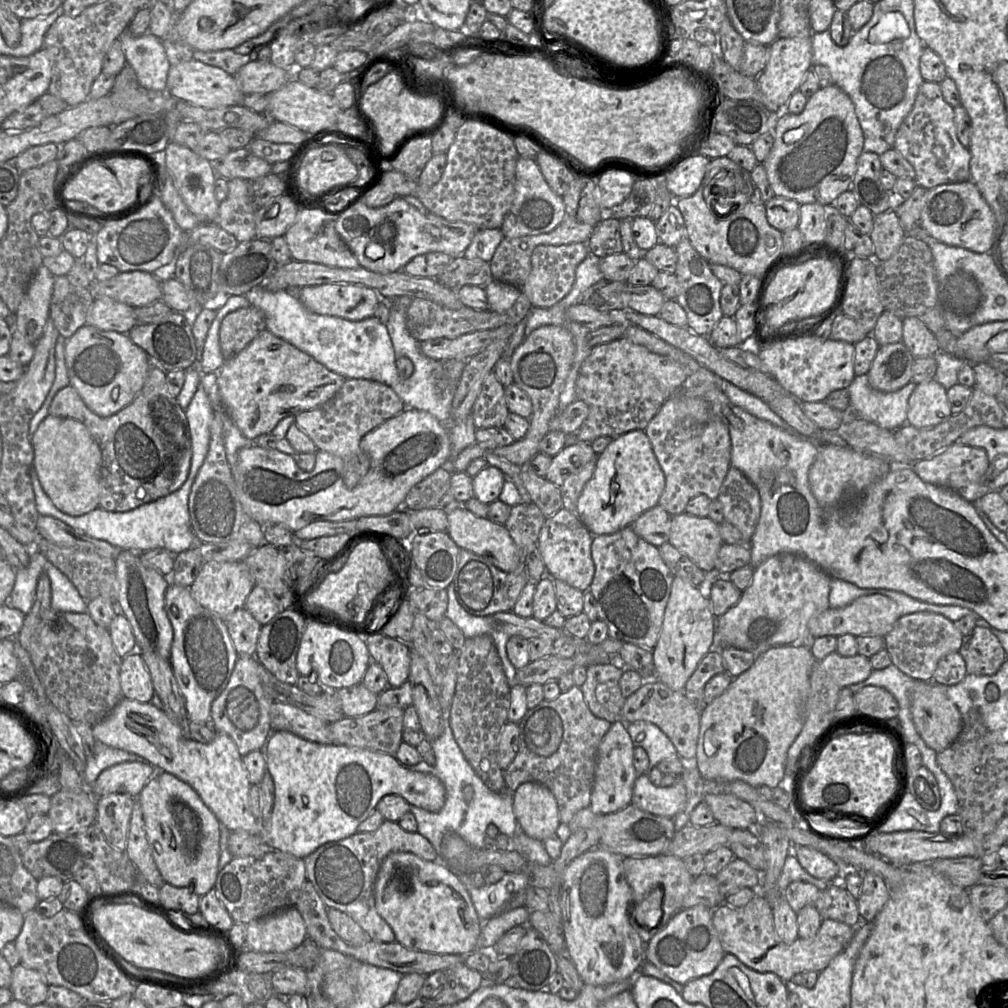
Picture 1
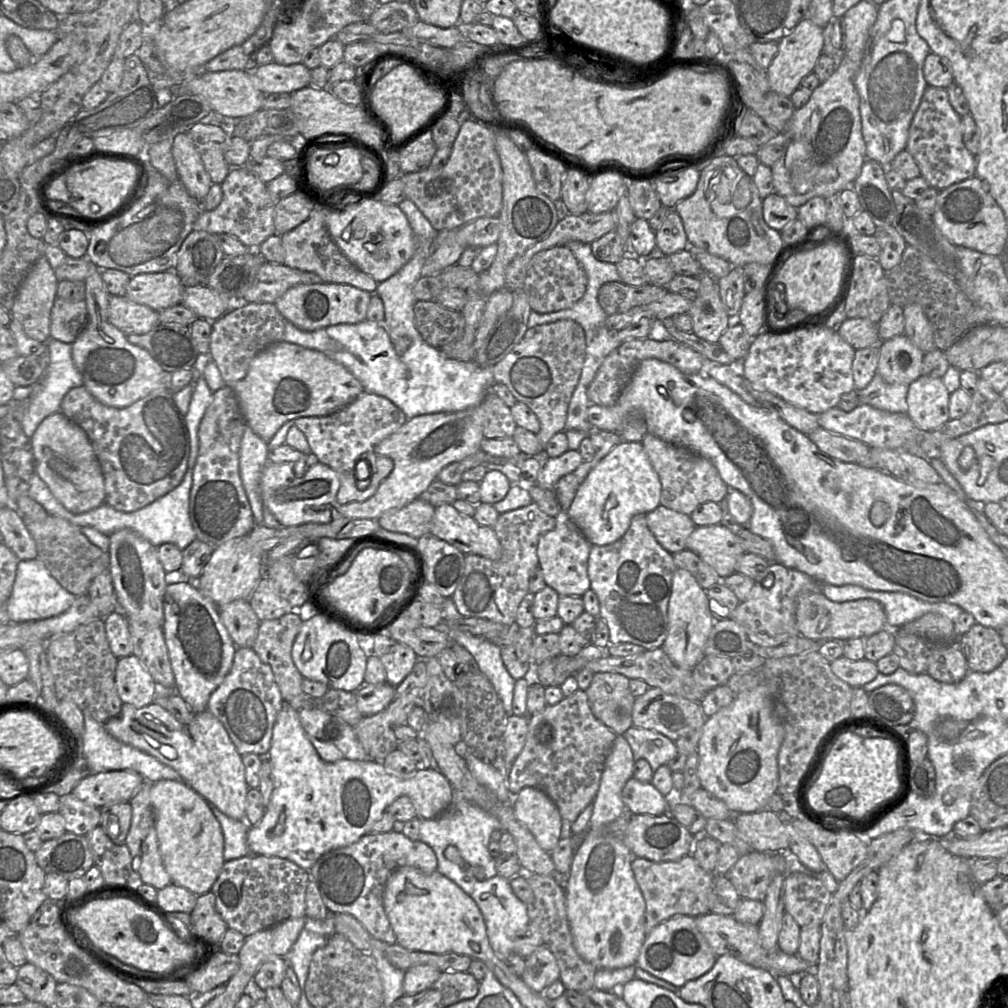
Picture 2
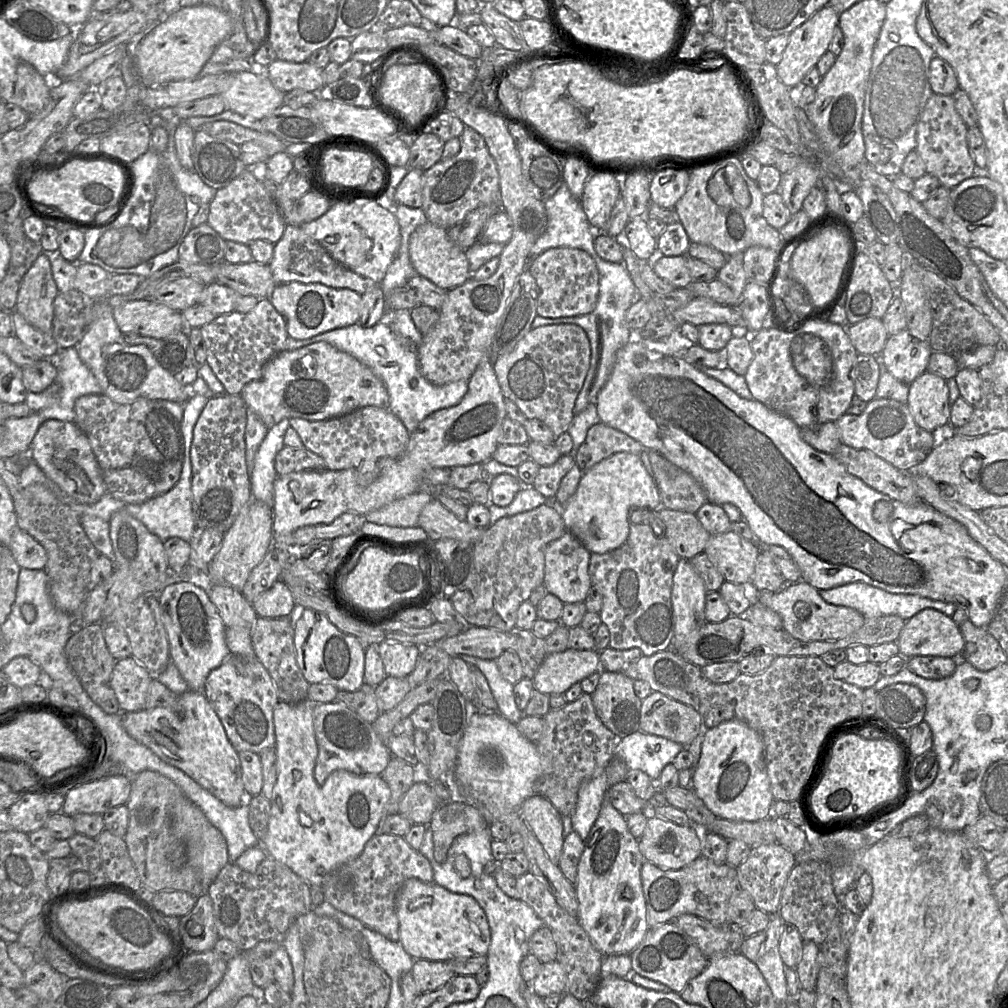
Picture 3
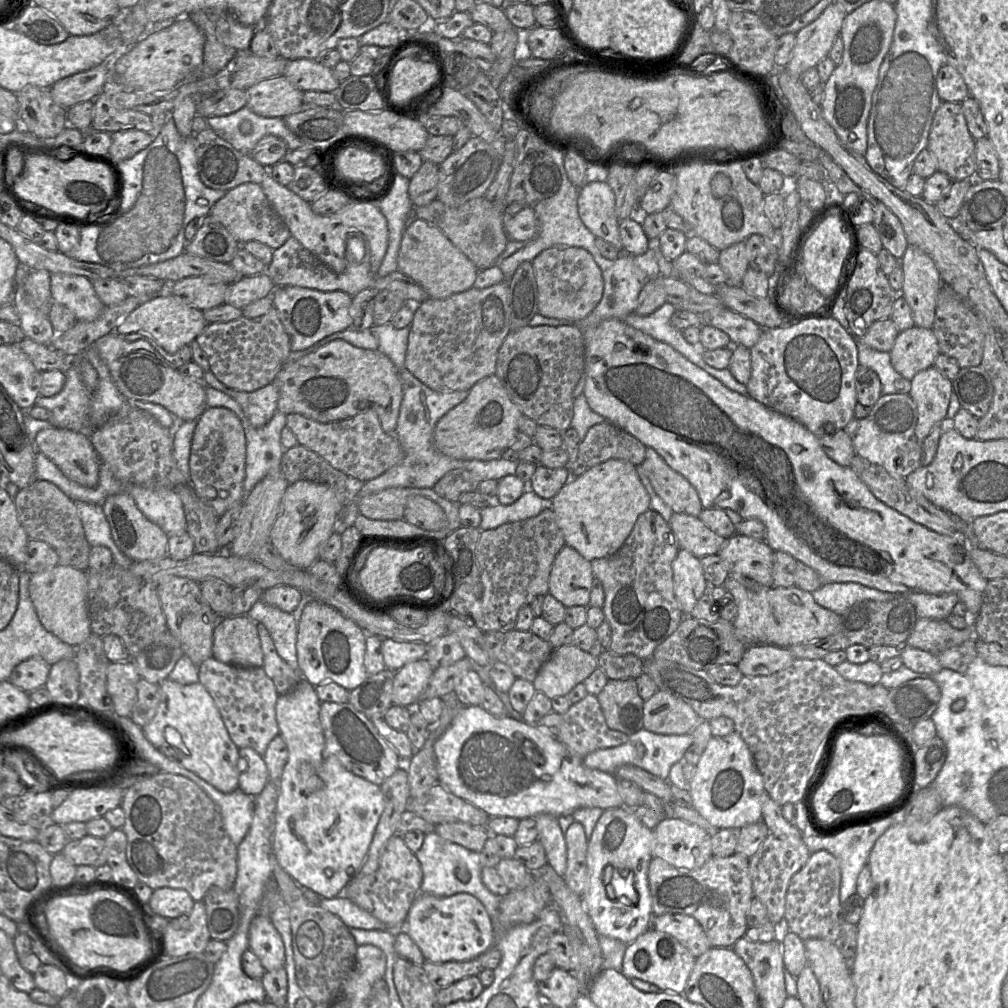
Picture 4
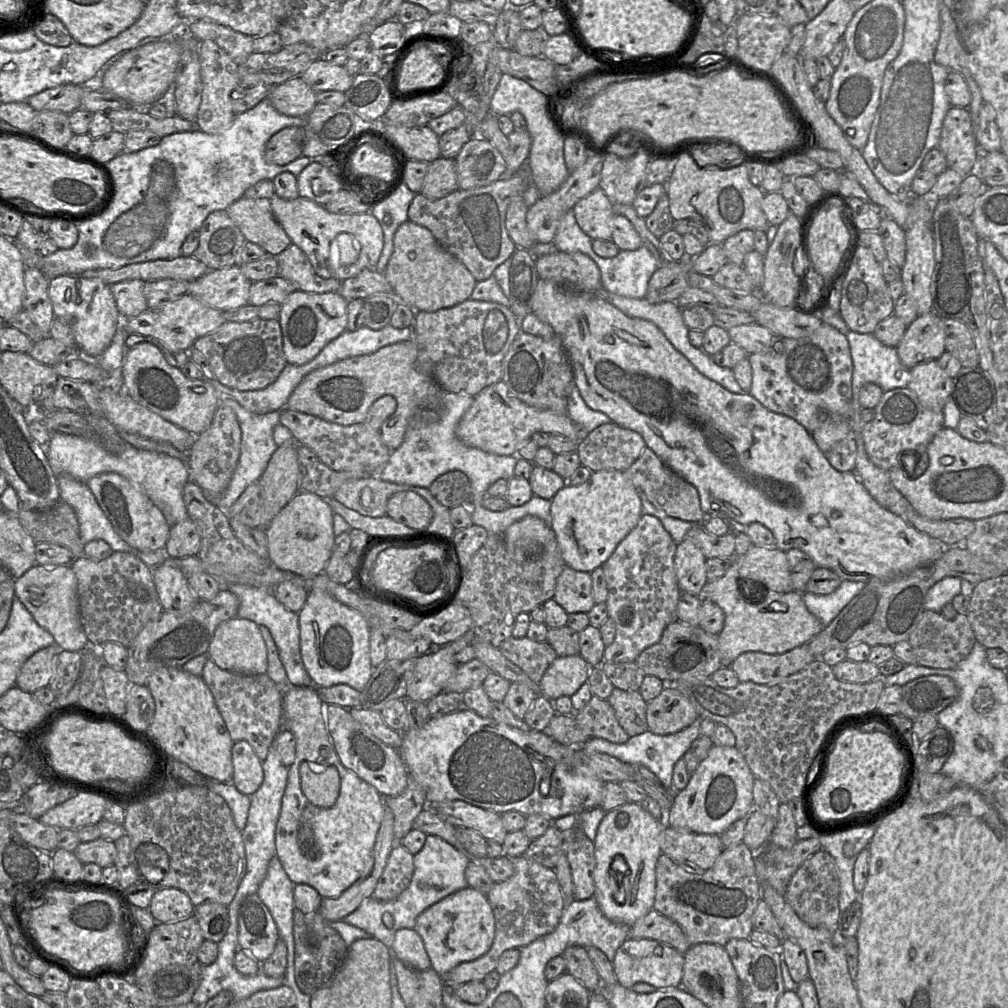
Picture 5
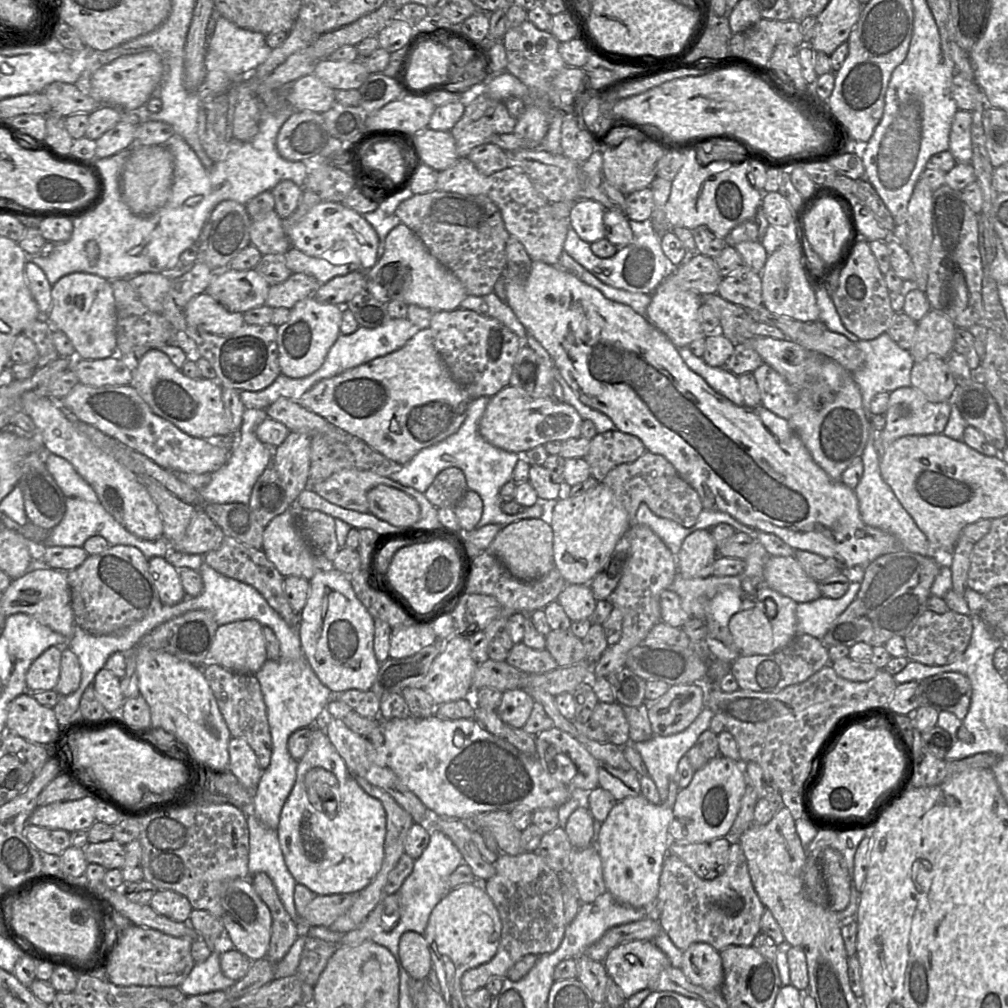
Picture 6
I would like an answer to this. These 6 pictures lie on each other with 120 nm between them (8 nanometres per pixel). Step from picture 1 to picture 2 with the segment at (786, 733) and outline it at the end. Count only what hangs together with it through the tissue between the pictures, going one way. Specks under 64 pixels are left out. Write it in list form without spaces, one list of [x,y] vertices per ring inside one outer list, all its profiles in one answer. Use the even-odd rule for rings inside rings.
[[[757,686],[735,696],[733,702],[707,717],[698,742],[698,778],[701,787],[722,800],[735,814],[753,813],[767,808],[770,797],[778,788],[778,752],[785,729],[774,708],[770,690]]]

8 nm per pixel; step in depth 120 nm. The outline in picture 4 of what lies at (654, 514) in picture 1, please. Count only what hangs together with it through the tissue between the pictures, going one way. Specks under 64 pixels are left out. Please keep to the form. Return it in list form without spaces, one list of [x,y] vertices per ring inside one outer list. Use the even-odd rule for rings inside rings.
[[[673,513],[668,524],[679,549],[687,550],[699,559],[718,554],[727,540],[715,534],[695,516]]]

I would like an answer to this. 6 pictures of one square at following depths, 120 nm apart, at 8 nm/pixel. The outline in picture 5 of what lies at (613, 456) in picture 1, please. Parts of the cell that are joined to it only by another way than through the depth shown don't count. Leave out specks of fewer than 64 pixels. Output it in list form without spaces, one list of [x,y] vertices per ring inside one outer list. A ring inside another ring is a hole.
[[[624,471],[592,472],[590,478],[577,486],[566,485],[551,500],[549,525],[556,535],[566,566],[587,573],[601,567],[618,544],[636,527],[642,516],[642,504],[637,490]]]

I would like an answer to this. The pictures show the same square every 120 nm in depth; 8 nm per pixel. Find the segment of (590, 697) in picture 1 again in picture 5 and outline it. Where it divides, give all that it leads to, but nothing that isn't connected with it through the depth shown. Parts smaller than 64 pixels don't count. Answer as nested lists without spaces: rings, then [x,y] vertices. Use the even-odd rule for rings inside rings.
[[[614,688],[607,701],[612,706],[618,723],[629,737],[649,730],[646,720],[647,703],[639,691]]]

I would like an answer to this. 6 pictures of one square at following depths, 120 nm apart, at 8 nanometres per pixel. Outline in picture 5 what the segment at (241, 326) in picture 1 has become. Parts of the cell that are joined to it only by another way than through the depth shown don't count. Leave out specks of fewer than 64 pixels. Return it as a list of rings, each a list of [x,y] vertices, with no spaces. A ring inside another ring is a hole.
[[[256,318],[251,321],[246,321],[246,322],[225,322],[223,325],[221,325],[219,328],[217,328],[215,331],[202,336],[198,338],[192,348],[197,349],[200,351],[205,358],[208,360],[210,367],[213,371],[213,374],[215,378],[223,385],[227,387],[231,387],[240,391],[251,391],[251,390],[259,390],[263,389],[270,384],[272,384],[280,375],[282,370],[285,368],[287,364],[287,360],[284,356],[284,351],[283,351],[283,336],[282,336],[282,331],[281,331],[281,326],[280,322],[278,319],[272,319],[272,320],[264,320],[261,318]]]

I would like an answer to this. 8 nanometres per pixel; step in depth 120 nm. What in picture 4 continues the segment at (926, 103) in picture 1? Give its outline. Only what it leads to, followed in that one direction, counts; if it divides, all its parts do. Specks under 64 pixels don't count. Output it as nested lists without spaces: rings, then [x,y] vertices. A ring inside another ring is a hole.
[[[941,102],[934,114],[927,145],[937,160],[938,171],[947,174],[952,181],[975,179],[975,142],[969,132],[961,103]]]

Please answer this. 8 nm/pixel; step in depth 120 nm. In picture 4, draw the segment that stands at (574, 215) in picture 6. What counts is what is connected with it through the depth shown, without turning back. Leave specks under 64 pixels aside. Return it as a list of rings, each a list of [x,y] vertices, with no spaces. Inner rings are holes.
[[[590,182],[579,188],[577,206],[582,222],[595,237],[613,245],[620,251],[620,256],[626,254],[619,234],[620,221],[615,213],[615,195],[607,182]]]

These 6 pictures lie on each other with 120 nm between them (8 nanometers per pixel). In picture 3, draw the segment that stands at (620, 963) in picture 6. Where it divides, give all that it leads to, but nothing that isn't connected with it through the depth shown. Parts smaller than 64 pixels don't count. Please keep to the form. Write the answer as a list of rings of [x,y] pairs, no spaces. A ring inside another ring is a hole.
[[[672,920],[650,928],[630,958],[633,972],[665,984],[672,990],[669,992],[681,993],[687,983],[706,968],[710,957],[705,956],[692,938]]]

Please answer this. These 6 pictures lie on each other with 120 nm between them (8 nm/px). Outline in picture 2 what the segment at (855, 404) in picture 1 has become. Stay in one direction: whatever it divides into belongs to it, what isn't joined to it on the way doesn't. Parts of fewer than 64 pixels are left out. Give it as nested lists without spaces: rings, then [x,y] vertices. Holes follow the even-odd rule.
[[[876,372],[871,382],[863,390],[857,391],[860,404],[891,413],[907,414],[907,394],[909,385],[889,384]]]

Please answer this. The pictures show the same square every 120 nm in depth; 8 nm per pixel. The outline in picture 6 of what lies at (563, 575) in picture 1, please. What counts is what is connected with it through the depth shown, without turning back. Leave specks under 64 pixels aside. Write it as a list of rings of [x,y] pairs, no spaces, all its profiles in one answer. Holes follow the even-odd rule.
[[[566,584],[556,600],[571,621],[589,619],[597,601],[589,585]]]

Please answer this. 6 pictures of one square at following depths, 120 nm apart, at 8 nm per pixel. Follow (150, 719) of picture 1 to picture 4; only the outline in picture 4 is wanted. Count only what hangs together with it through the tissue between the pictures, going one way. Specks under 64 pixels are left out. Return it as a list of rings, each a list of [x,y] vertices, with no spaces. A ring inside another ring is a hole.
[[[165,679],[158,684],[160,701],[153,719],[142,731],[146,739],[170,760],[195,773],[223,793],[238,789],[239,748],[232,742],[212,697],[197,682],[183,685]]]

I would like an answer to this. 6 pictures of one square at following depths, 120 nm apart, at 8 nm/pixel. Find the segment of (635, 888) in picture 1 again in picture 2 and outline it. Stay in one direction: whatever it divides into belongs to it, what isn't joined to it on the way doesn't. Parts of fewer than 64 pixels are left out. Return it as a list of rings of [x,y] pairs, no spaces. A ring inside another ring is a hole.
[[[688,854],[675,861],[654,862],[634,857],[631,869],[645,901],[645,933],[647,935],[661,922],[675,916],[697,917],[710,912],[709,893],[712,888],[714,872],[700,867],[696,859]]]

